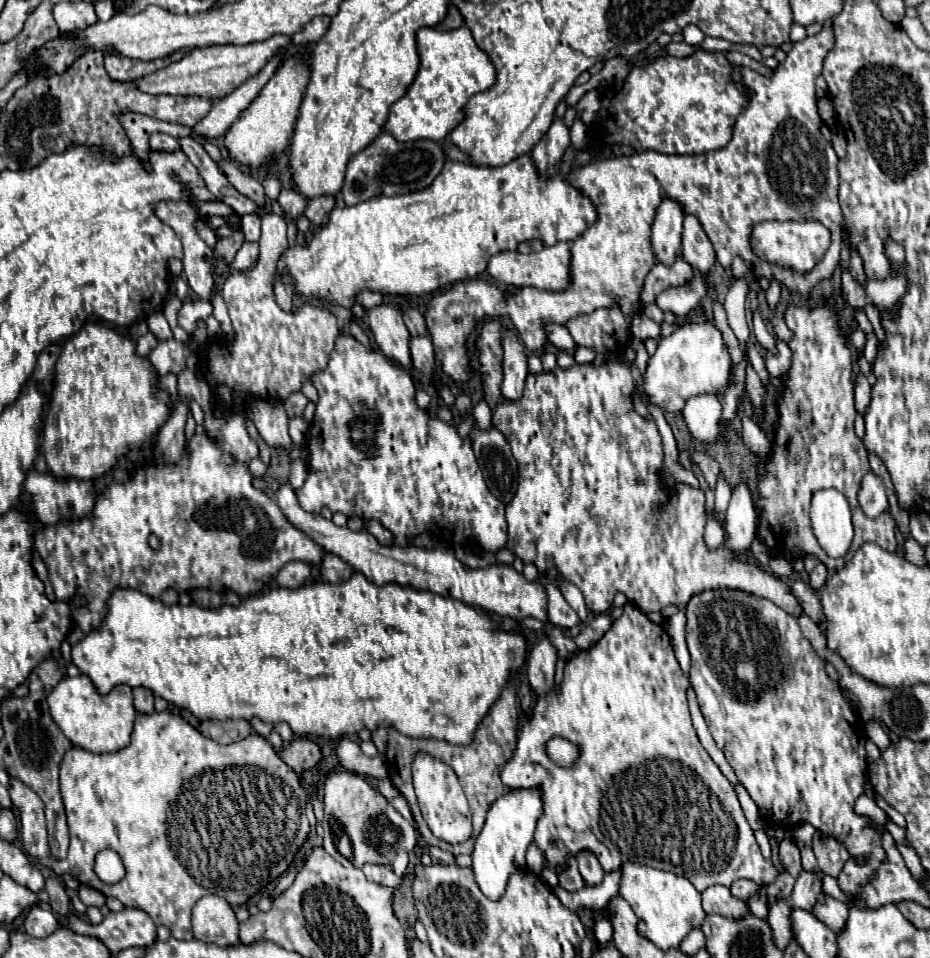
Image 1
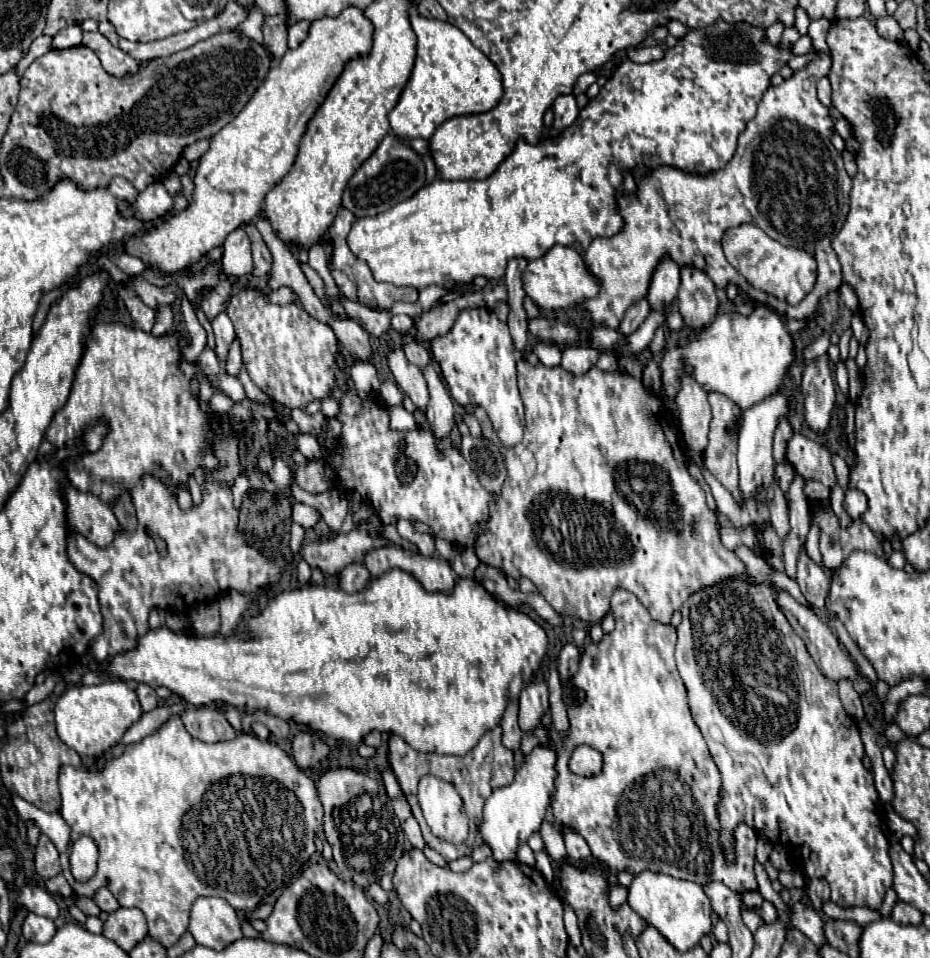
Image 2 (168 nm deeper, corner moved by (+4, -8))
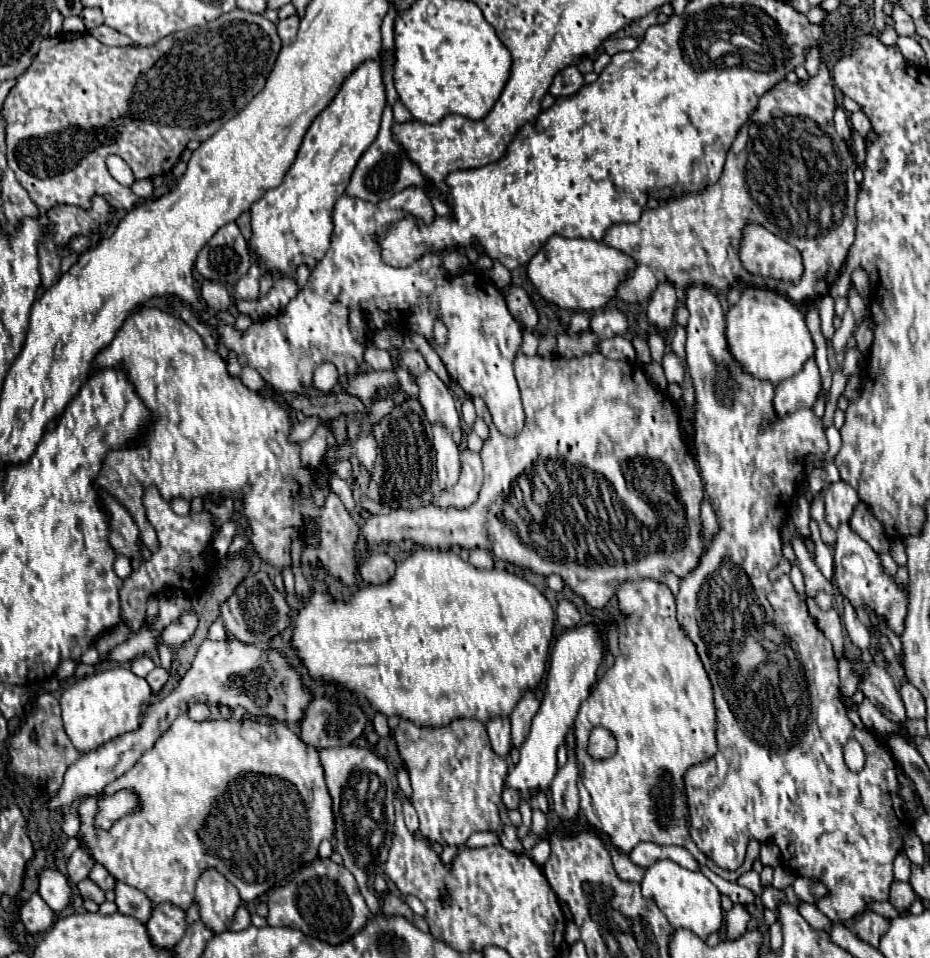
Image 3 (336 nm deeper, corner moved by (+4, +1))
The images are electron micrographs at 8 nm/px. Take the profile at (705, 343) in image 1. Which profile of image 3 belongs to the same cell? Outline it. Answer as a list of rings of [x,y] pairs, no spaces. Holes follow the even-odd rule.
[[[753,286],[745,288],[741,300],[727,312],[727,342],[745,372],[761,380],[771,380],[773,384],[795,376],[805,360],[815,354],[815,344],[805,324],[805,312],[787,296]]]

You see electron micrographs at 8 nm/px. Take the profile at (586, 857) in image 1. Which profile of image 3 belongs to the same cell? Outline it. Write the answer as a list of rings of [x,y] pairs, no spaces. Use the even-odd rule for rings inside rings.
[[[569,730],[565,746],[567,746],[569,760],[563,768],[557,770],[557,776],[553,778],[551,796],[553,796],[555,812],[561,818],[577,818],[577,814],[579,814],[579,794],[577,794],[579,766],[575,762],[575,734],[573,734],[573,730]]]

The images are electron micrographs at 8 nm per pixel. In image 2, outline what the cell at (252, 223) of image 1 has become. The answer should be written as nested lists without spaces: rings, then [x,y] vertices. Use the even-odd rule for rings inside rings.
[[[243,227],[235,229],[223,243],[223,259],[221,273],[225,277],[241,277],[253,271],[253,255],[251,255],[251,239]]]

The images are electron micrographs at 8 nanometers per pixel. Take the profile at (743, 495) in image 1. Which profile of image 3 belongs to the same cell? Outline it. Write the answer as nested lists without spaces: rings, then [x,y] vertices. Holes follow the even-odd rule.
[[[809,358],[799,374],[779,382],[773,404],[779,414],[795,412],[799,408],[811,408],[819,392],[821,392],[819,368],[815,358]]]

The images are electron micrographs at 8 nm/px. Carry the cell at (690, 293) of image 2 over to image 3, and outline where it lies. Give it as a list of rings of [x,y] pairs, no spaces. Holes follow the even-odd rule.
[[[689,286],[687,288],[687,308],[689,308],[689,324],[687,324],[687,350],[685,360],[689,368],[689,376],[693,380],[693,394],[697,396],[697,404],[693,404],[695,416],[695,448],[697,448],[697,466],[701,472],[701,478],[705,482],[705,492],[709,498],[709,504],[717,516],[719,532],[707,542],[705,552],[693,572],[689,572],[685,578],[681,578],[681,588],[677,594],[677,620],[689,634],[689,638],[695,642],[699,658],[703,660],[703,666],[709,674],[713,694],[715,694],[715,708],[717,708],[717,744],[719,752],[711,758],[707,764],[697,764],[693,768],[687,768],[685,772],[685,800],[689,808],[689,832],[693,836],[693,842],[697,848],[709,856],[719,868],[723,870],[737,870],[743,864],[745,848],[749,840],[757,842],[773,842],[781,850],[783,864],[793,870],[797,876],[807,876],[811,880],[823,882],[829,890],[827,896],[817,900],[817,908],[831,918],[831,922],[849,922],[857,914],[861,914],[869,902],[885,902],[889,898],[889,886],[893,882],[893,860],[903,850],[903,840],[909,830],[909,822],[901,820],[899,816],[909,816],[909,812],[903,806],[901,798],[901,784],[899,774],[891,752],[885,744],[879,744],[875,734],[871,734],[865,728],[857,728],[849,718],[847,710],[839,698],[839,676],[837,676],[837,658],[833,654],[831,642],[825,638],[825,634],[817,628],[815,620],[809,616],[807,606],[801,604],[791,580],[787,574],[783,574],[777,580],[769,580],[769,572],[779,564],[783,558],[781,552],[781,522],[791,510],[791,502],[797,496],[797,490],[805,478],[805,456],[809,454],[825,454],[827,452],[827,438],[821,420],[813,414],[813,410],[803,408],[789,416],[777,416],[773,412],[773,392],[775,384],[769,384],[769,380],[757,380],[755,376],[749,376],[747,372],[741,372],[741,364],[729,356],[729,344],[725,344],[725,312],[717,300],[715,294],[705,290],[703,286]],[[849,738],[855,738],[863,752],[865,752],[865,766],[861,772],[851,772],[843,760],[843,746]]]

